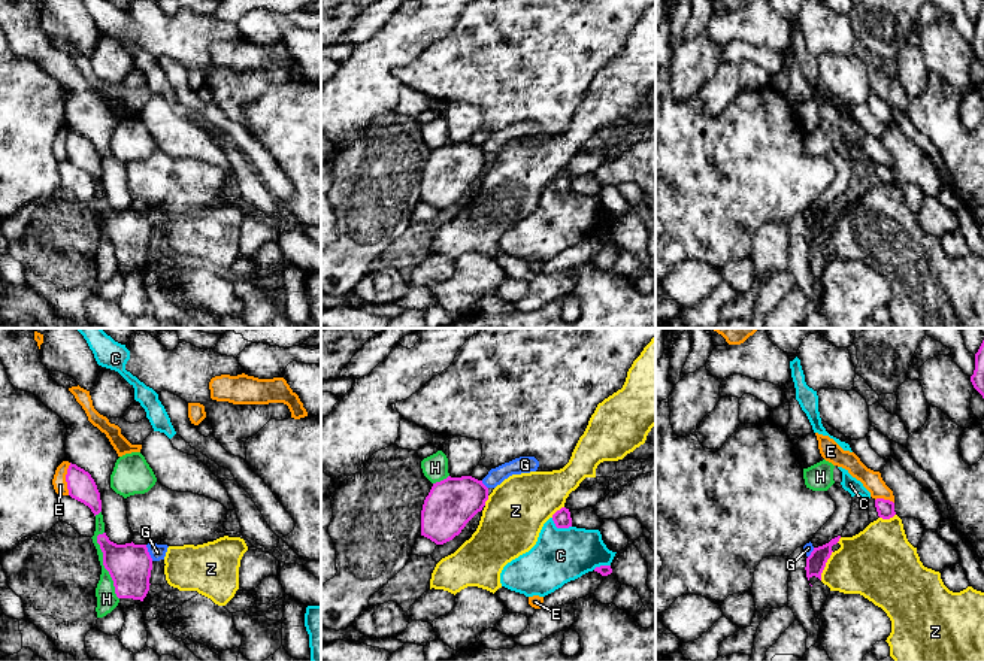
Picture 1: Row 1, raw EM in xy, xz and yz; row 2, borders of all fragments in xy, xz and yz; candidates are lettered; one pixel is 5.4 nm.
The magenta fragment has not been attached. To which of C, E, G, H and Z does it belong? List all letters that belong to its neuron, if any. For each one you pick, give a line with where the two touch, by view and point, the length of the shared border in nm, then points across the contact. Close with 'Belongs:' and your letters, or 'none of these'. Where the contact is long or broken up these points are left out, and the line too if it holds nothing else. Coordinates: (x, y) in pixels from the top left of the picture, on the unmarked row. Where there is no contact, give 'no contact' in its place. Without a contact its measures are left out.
Belongs: none of these

